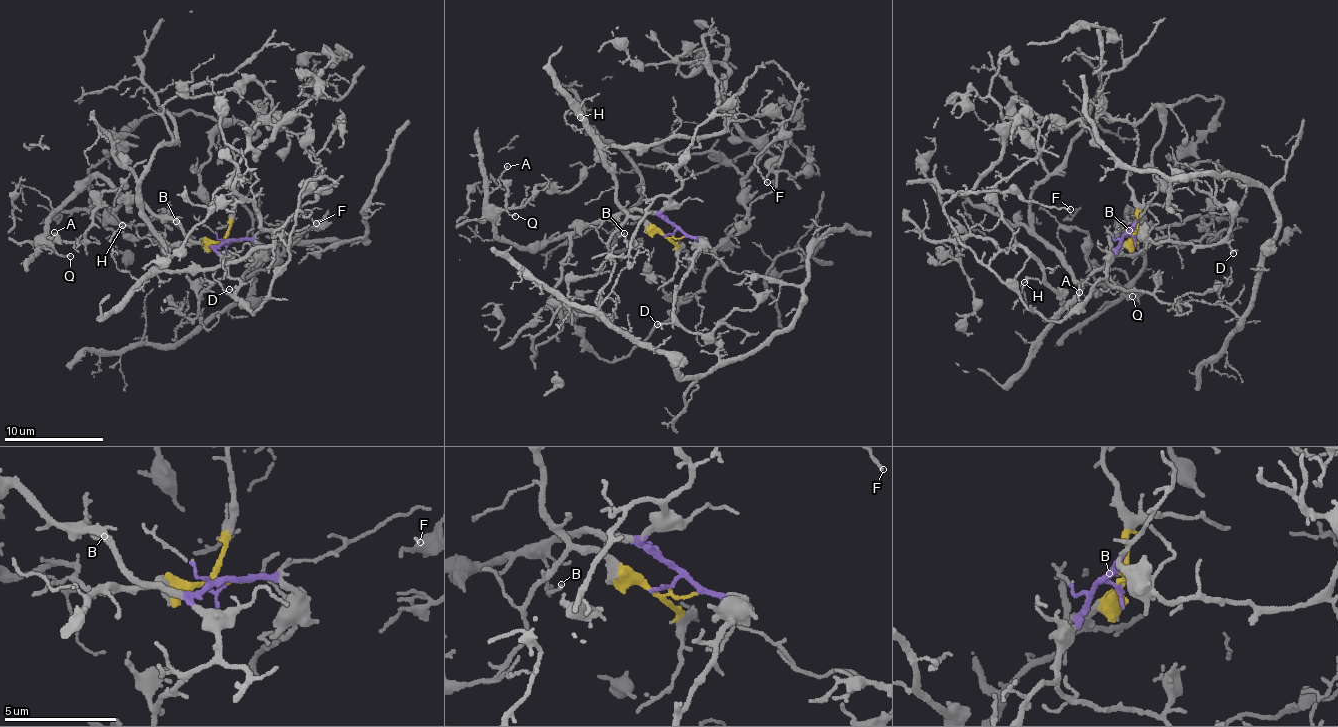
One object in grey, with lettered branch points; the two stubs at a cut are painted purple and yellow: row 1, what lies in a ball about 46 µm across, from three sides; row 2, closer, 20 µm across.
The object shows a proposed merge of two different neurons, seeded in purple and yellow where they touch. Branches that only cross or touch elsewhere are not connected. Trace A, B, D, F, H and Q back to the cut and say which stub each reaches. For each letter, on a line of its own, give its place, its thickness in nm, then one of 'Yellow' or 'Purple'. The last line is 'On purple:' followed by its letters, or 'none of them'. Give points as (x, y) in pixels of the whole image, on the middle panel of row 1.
A: Place: (507, 166). Thickness 100 nm. Purple
B: Place: (624, 233). Thickness 130 nm. Purple
D: Place: (657, 324). Thickness 170 nm. Purple
F: Place: (767, 182). Thickness 100 nm. Purple
H: Place: (580, 117). Thickness 110 nm. Yellow
Q: Place: (515, 216). Thickness 110 nm. Purple
On purple: A, B, D, F, Q

